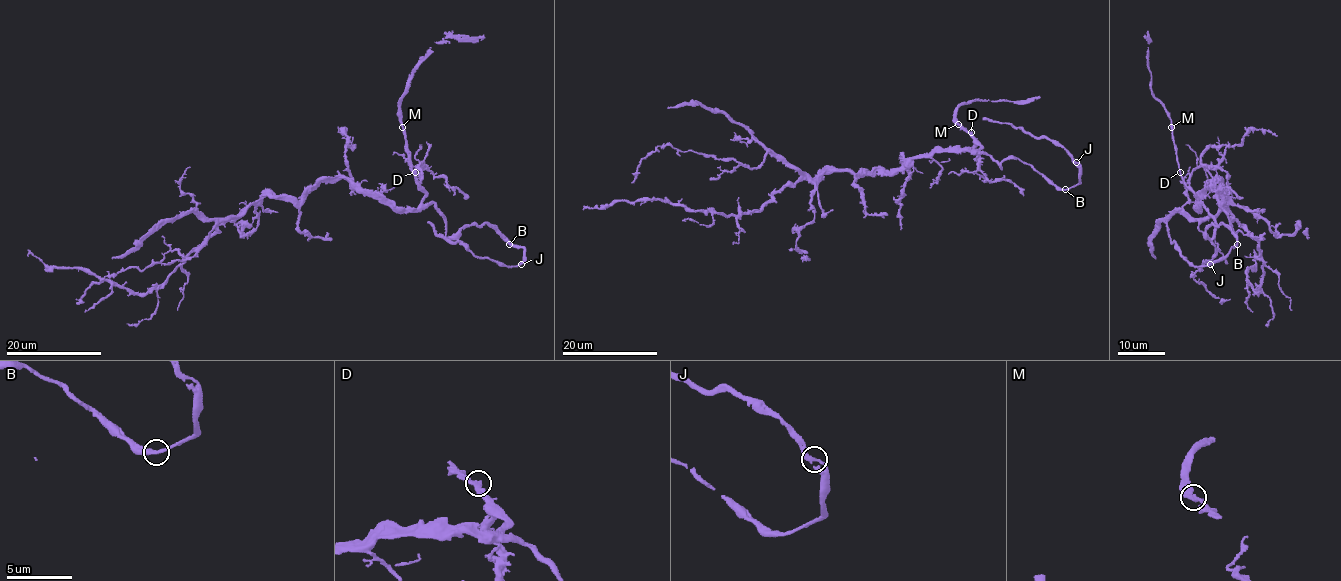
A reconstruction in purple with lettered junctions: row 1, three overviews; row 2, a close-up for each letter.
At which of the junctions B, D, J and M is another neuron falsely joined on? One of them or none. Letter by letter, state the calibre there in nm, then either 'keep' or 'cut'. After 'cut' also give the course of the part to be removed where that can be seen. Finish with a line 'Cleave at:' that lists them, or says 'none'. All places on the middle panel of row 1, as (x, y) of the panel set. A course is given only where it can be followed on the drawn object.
B: calibre 320 nm; keep
D: calibre 360 nm; keep
J: calibre 240 nm; keep
M: calibre 360 nm; keep
Cleave at: none

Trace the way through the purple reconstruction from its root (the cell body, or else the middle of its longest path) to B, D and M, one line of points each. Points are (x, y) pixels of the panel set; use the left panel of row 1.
B: (348, 180), (401, 208), (433, 203), (445, 221), (445, 238), (468, 225), (488, 222), (509, 244)
D: (348, 180), (398, 207), (417, 208), (425, 190), (419, 184), (415, 171)
M: (348, 180), (398, 207), (417, 208), (425, 192), (412, 173), (402, 126)

